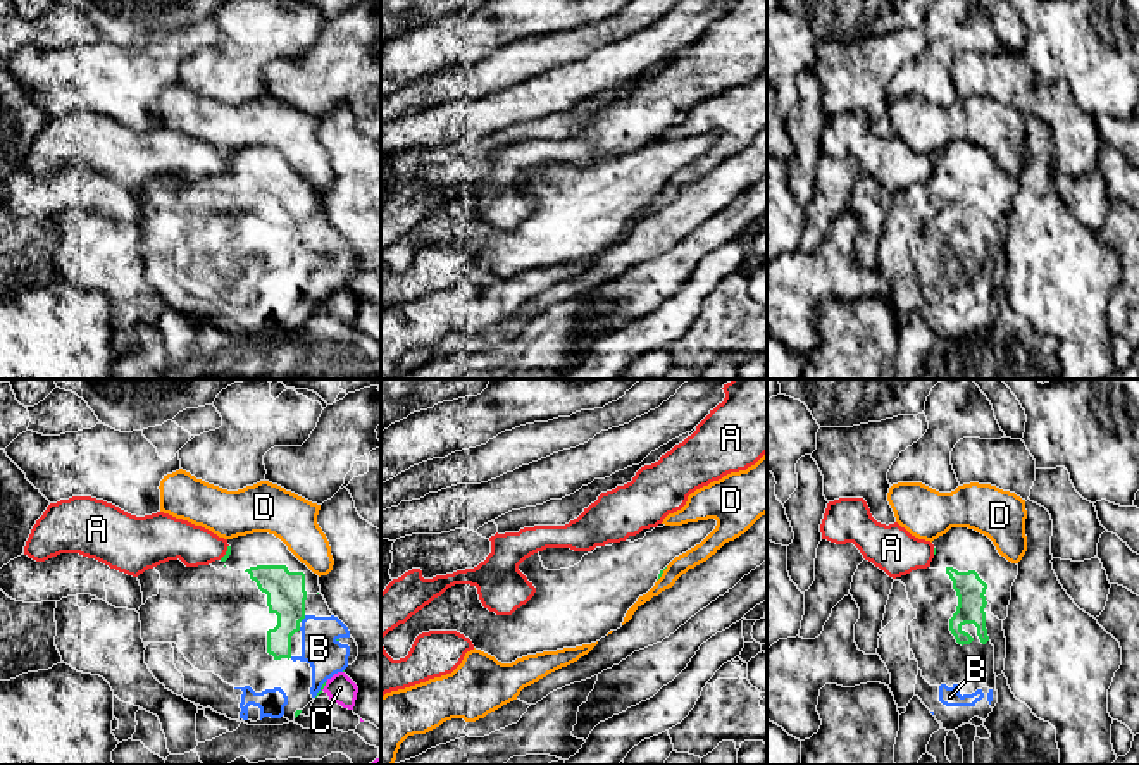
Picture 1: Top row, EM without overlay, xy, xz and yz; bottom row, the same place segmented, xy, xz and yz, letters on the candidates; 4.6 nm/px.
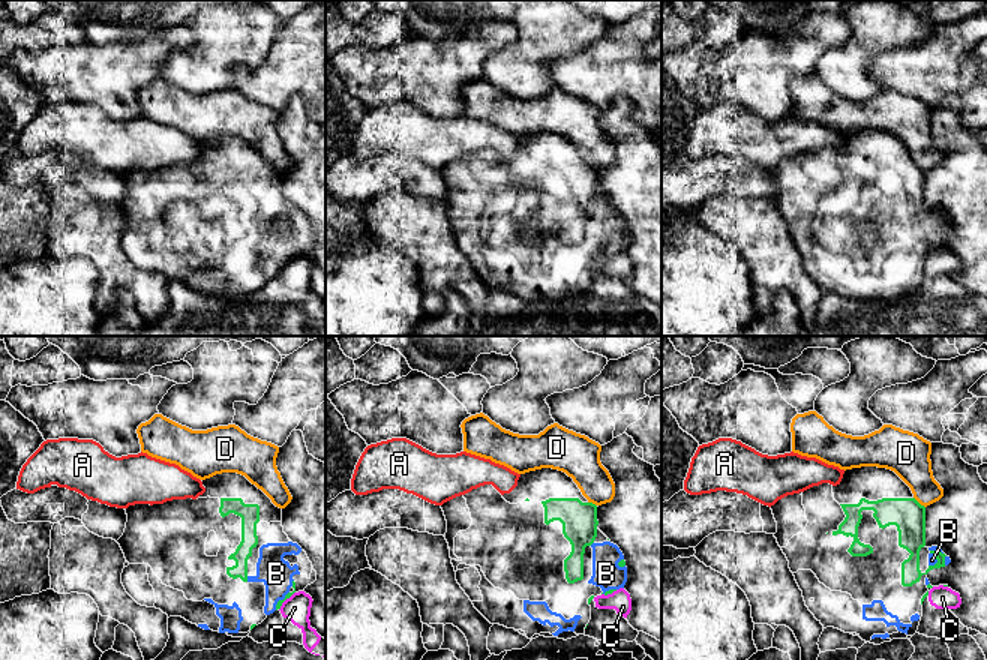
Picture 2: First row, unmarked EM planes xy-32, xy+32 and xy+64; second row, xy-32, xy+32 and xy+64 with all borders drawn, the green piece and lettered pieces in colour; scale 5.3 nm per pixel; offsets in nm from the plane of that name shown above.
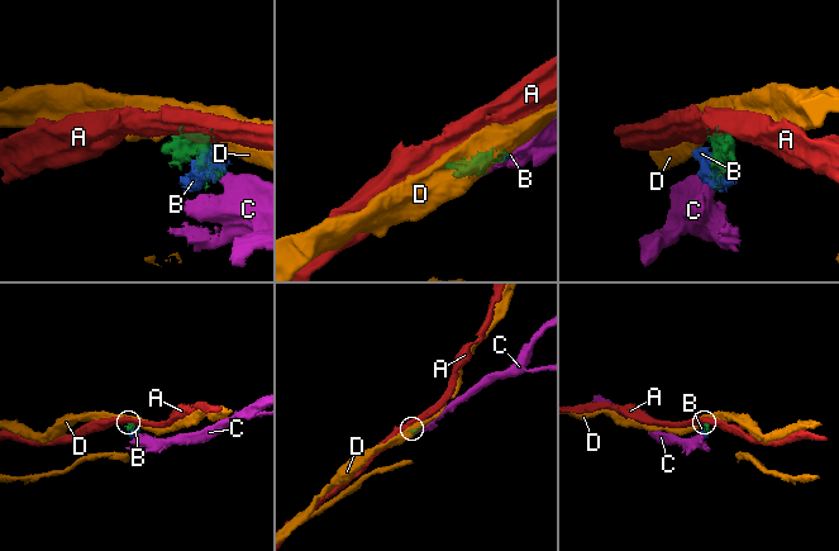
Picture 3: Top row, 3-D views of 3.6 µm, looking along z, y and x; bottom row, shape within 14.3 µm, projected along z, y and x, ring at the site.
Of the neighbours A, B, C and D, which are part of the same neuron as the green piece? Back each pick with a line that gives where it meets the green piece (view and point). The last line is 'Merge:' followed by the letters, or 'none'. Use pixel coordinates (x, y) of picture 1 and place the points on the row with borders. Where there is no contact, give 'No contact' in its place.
B: Touches green at xy (302, 619)
Merge: B

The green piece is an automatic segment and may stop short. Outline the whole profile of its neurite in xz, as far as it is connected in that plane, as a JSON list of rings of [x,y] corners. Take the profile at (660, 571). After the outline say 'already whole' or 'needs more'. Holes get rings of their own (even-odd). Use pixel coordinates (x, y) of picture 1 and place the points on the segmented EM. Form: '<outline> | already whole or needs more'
[[[715,519],[643,529],[620,543],[596,546],[591,551],[546,548],[526,558],[519,570],[536,588],[534,596],[512,615],[496,615],[482,606],[477,588],[455,584],[383,638],[393,660],[405,658],[422,632],[457,631],[469,638],[476,650],[501,663],[543,651],[591,644],[610,631],[622,627],[627,610],[662,577],[667,565],[700,544],[717,526]]] | needs more

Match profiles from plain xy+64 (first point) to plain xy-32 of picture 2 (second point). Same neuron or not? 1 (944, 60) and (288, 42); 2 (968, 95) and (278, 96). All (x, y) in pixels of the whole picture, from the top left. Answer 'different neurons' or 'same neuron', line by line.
1: same neuron
2: same neuron

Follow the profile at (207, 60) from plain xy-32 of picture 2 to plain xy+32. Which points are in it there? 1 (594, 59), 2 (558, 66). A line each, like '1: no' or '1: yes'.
1: no
2: no

